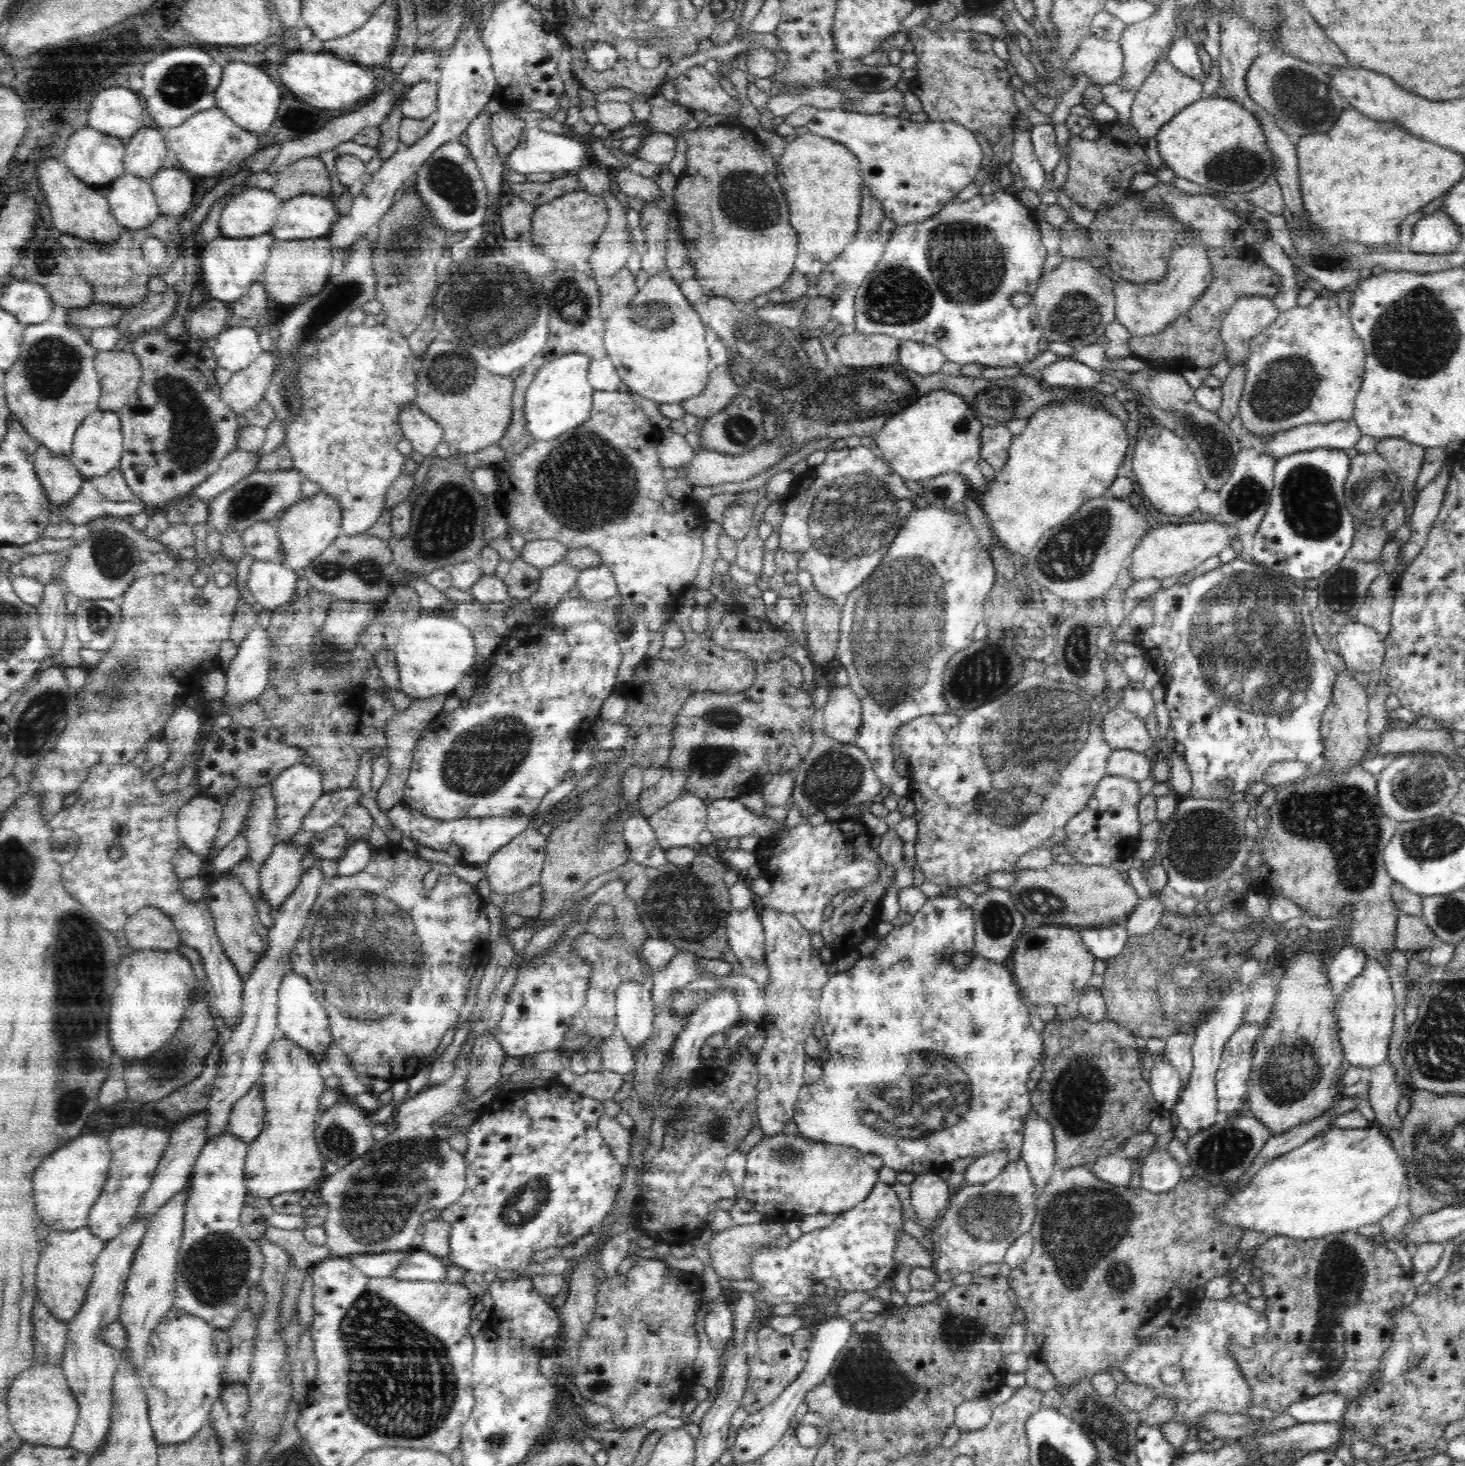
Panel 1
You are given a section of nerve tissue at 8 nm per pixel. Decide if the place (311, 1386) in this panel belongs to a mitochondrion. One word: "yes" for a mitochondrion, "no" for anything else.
no

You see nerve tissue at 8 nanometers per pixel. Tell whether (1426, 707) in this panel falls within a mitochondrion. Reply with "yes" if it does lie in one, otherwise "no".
no

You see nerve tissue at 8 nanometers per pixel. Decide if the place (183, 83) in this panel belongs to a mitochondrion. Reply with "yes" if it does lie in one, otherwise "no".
yes

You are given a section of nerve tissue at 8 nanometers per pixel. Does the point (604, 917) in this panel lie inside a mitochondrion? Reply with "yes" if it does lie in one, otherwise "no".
no

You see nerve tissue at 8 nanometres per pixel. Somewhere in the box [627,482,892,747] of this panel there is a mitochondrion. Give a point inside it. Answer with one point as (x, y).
(723, 718)

